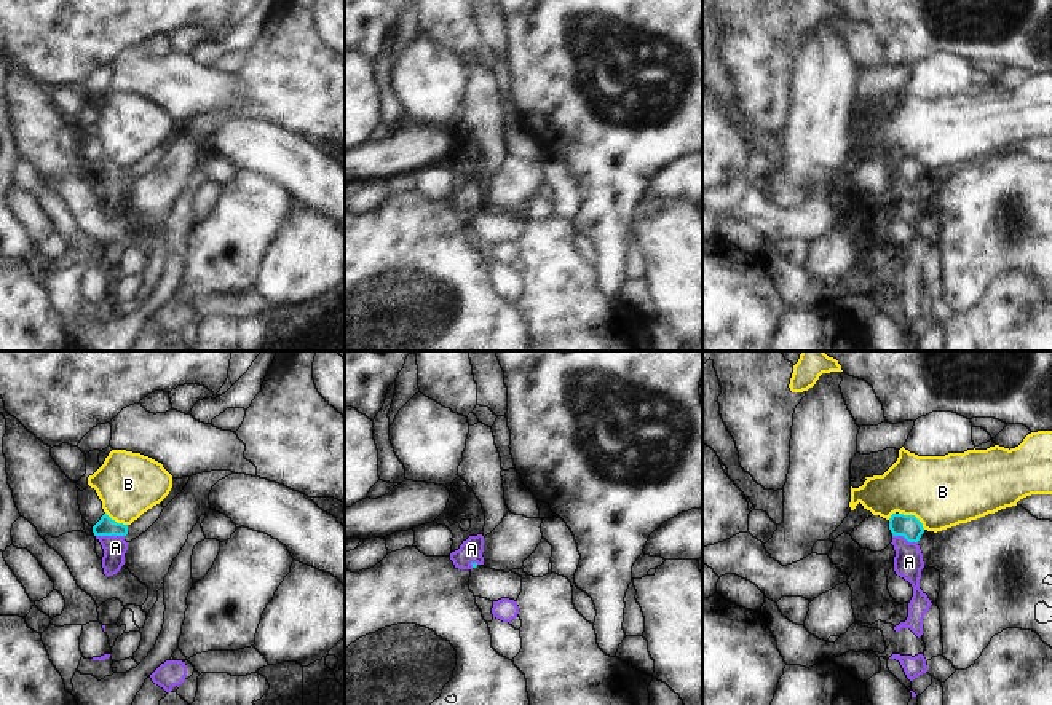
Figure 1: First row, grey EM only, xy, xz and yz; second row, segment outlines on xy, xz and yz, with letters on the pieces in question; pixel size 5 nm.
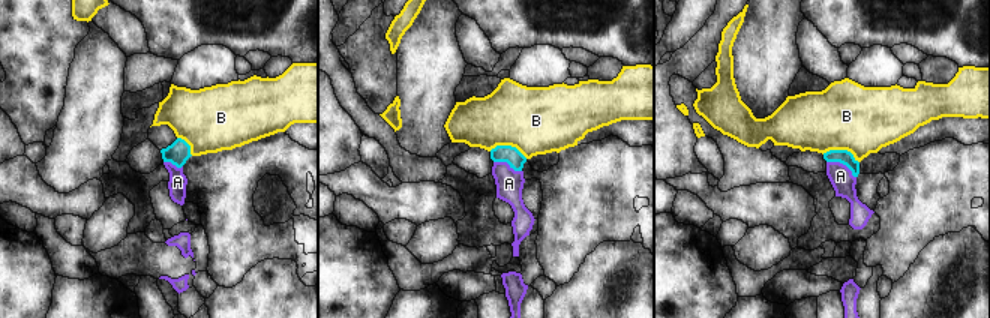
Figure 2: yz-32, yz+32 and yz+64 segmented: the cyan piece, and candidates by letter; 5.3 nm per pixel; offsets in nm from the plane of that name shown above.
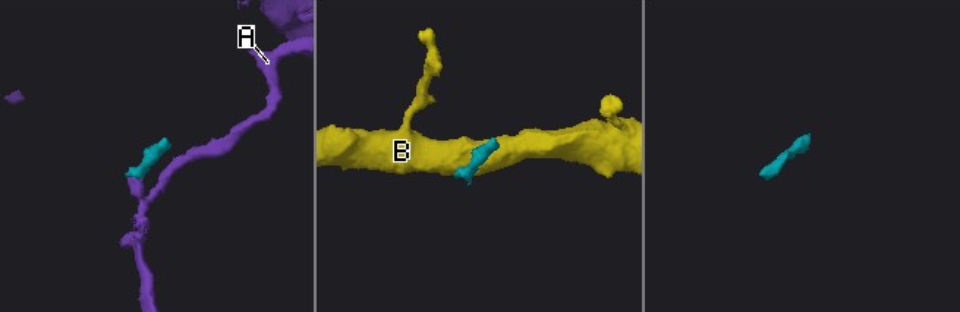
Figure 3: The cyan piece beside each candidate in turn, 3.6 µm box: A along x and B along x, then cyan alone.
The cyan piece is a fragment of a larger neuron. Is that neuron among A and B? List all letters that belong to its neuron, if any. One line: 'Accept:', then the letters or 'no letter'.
Accept: A

